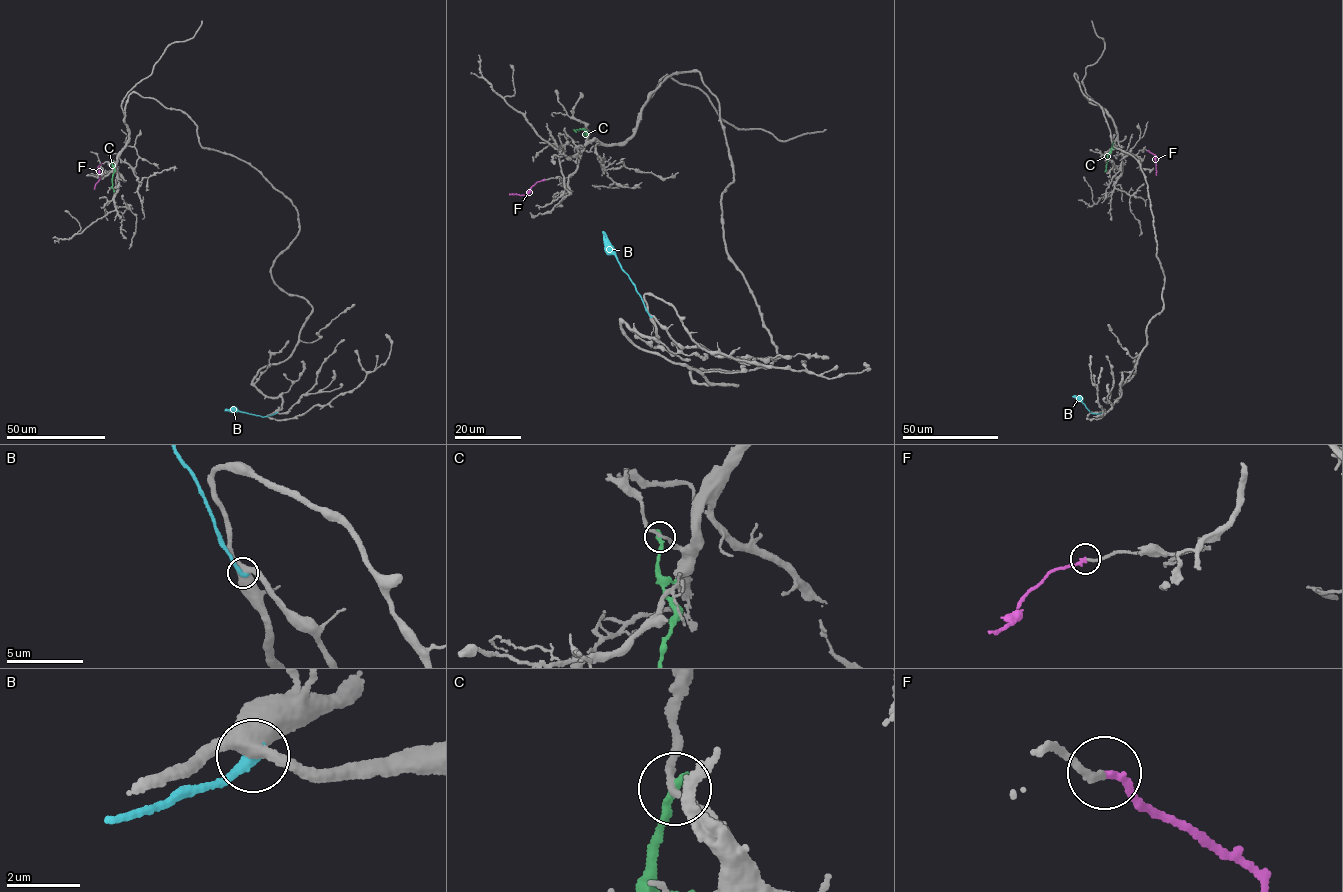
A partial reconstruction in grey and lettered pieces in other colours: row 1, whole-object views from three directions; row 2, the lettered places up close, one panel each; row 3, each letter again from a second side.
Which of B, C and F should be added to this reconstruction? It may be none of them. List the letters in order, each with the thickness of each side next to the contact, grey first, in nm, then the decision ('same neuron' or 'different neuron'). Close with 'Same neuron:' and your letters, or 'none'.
B: 420/300 nm | different neuron
C: 170/240 nm | different neuron
F: 200/200 nm | same neuron
Same neuron: F

